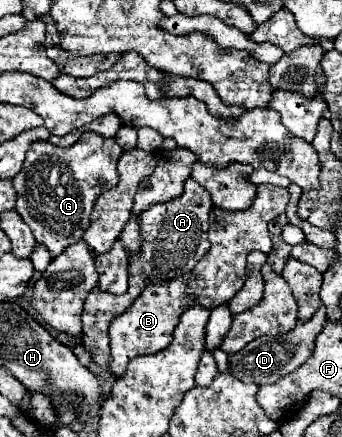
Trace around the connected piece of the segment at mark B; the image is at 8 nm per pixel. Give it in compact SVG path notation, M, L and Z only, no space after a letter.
M272 184L258 186L254 204L244 212L224 212L212 208L210 212L210 250L198 260L196 268L186 276L166 282L154 282L144 288L144 292L134 300L134 304L122 314L116 316L110 324L110 352L112 364L108 366L110 374L122 376L132 358L142 354L156 354L172 342L172 332L180 322L180 316L194 304L202 304L206 310L214 310L222 304L228 304L234 294L242 288L246 278L246 256L252 250L270 252L272 242L268 236L268 222L284 212L288 204L288 190Z

